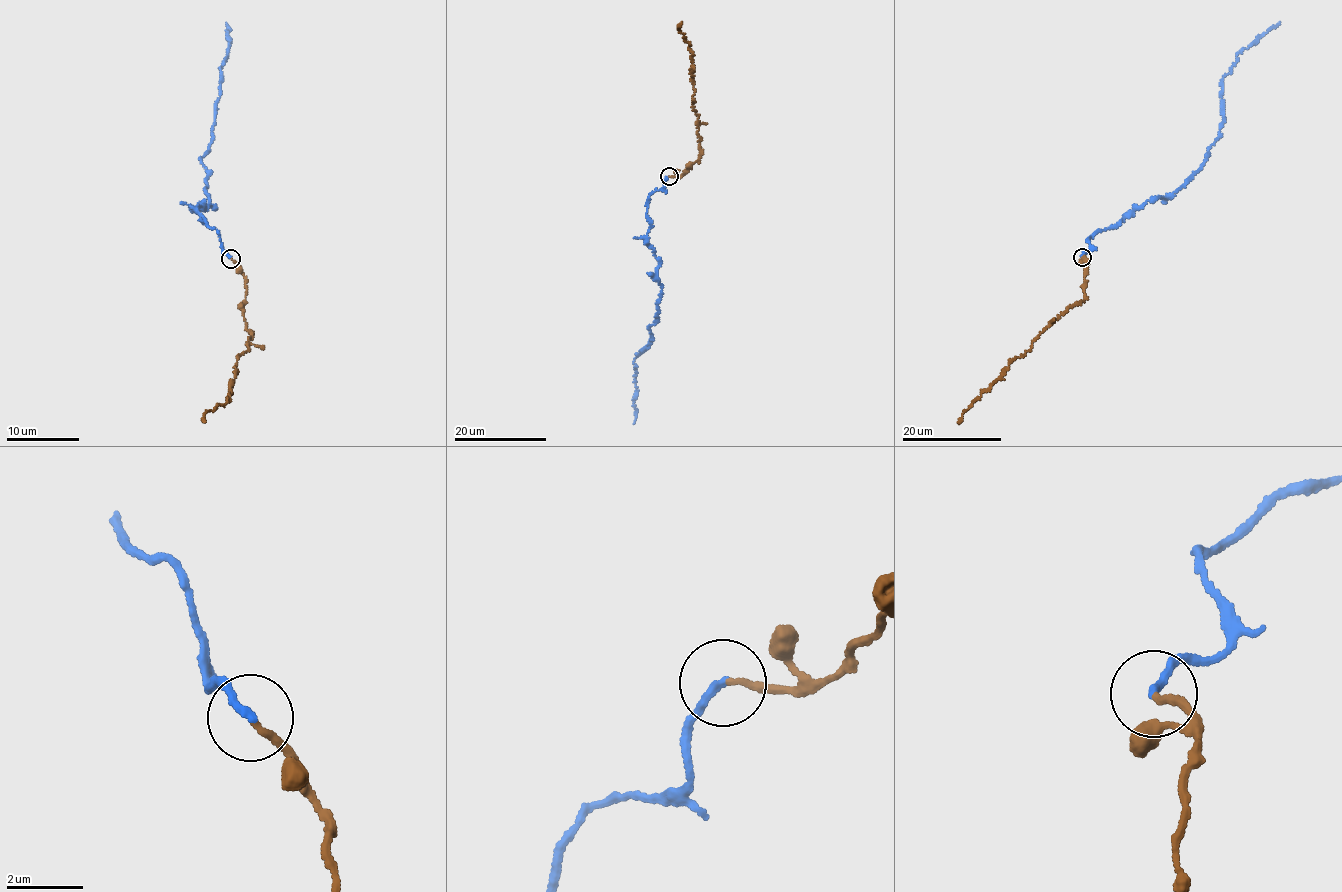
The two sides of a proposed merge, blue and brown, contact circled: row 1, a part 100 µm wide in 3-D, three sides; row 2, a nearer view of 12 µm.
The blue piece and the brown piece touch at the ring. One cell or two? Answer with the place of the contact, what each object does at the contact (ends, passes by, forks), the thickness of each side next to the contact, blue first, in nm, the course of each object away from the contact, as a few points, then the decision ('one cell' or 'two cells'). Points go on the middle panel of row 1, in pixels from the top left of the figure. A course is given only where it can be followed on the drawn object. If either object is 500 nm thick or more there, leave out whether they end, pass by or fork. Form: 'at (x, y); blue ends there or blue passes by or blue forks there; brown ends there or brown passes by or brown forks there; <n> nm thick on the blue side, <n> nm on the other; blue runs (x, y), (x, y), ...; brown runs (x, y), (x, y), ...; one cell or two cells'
at (669, 176); blue ends there; brown ends there; 200 nm thick on the blue side, 180 nm on the other; blue runs (669, 176), (647, 204), (645, 237), (659, 263), (661, 291), (652, 338), (635, 357), (634, 423); brown runs (669, 176), (684, 173), (699, 156), (698, 118), (692, 104), (693, 56), (679, 30), (681, 22); one cell

